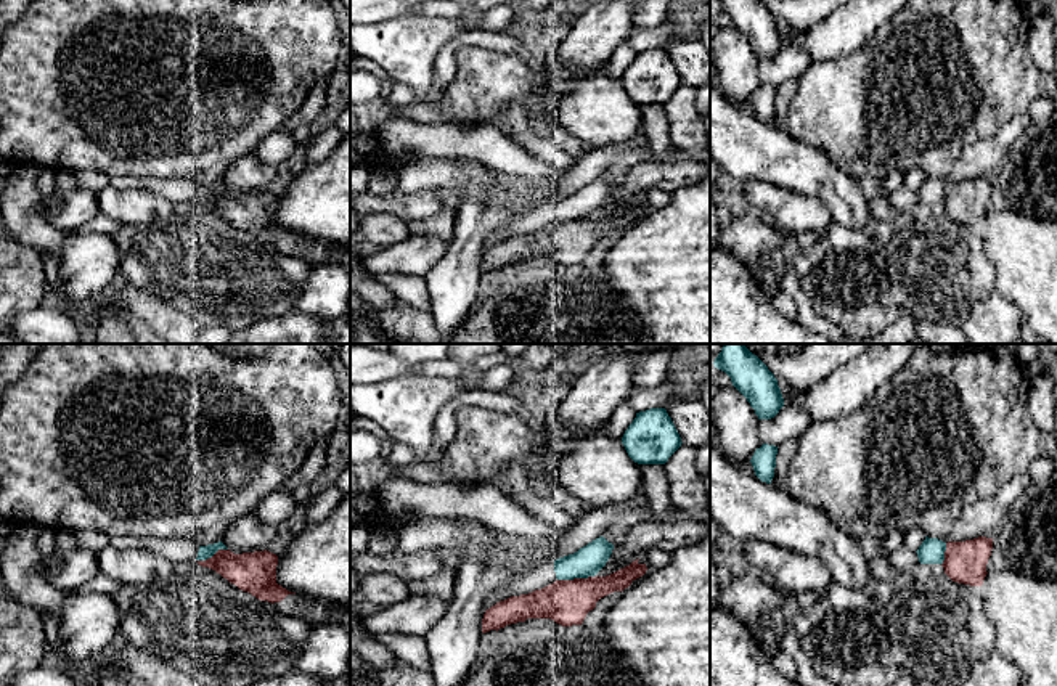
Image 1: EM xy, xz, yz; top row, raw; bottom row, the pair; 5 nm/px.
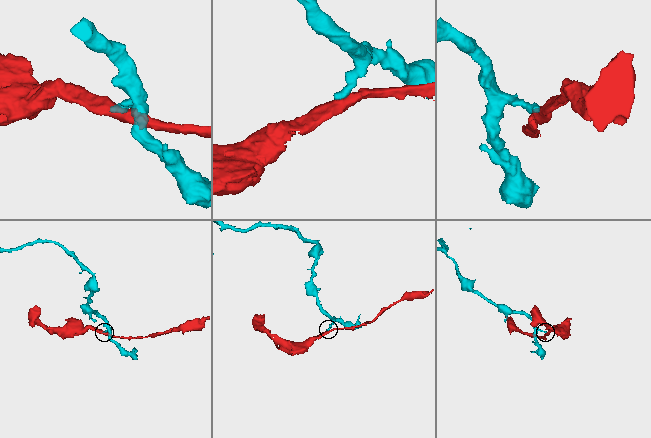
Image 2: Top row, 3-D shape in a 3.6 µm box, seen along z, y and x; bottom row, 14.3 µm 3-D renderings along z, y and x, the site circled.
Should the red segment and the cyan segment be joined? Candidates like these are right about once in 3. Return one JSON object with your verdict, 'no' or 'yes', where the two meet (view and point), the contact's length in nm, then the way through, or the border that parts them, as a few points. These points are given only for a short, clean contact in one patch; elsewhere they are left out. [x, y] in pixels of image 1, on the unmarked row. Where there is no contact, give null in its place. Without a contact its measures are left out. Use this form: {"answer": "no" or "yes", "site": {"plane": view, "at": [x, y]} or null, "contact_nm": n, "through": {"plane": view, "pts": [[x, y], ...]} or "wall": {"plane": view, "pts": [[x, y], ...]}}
{"answer": "no", "site": {"plane": "xz", "at": [575, 219]}, "contact_nm": 190}

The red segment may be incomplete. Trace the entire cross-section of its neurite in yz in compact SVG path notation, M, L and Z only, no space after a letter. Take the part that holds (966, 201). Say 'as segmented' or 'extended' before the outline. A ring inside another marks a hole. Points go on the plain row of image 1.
as segmented; M978 177L965 182L948 182L945 191L945 214L957 223L982 227L991 196L993 178Z

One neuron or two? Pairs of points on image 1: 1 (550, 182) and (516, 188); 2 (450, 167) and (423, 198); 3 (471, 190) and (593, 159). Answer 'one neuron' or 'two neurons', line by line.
1: one neuron
2: two neurons
3: one neuron

